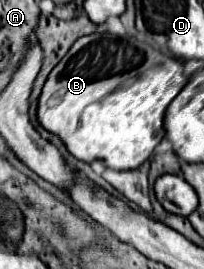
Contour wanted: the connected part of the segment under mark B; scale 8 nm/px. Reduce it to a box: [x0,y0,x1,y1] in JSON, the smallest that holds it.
[38,32,188,170]

